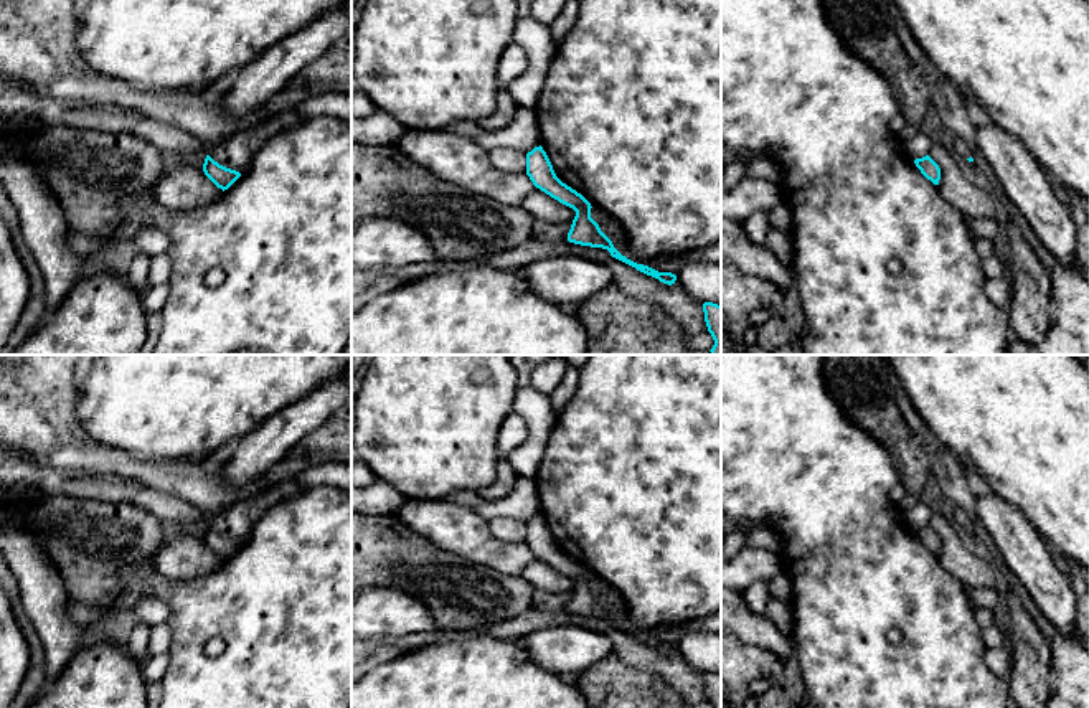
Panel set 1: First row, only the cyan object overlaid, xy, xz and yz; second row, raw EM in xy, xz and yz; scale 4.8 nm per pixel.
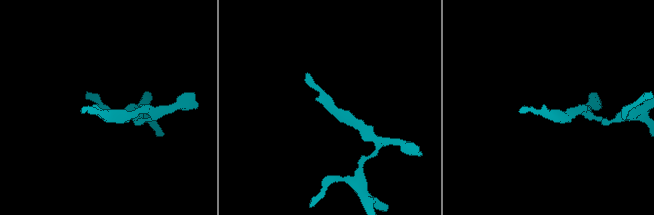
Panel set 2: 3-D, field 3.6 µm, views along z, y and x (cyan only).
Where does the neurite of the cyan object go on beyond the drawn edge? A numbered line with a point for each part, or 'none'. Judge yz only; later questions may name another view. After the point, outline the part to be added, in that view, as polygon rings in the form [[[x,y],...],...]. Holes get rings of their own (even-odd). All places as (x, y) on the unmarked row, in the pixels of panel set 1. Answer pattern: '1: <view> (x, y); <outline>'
1: yz (962, 517); [[[955,507],[954,517],[962,528],[972,526],[972,517],[960,507]]]

